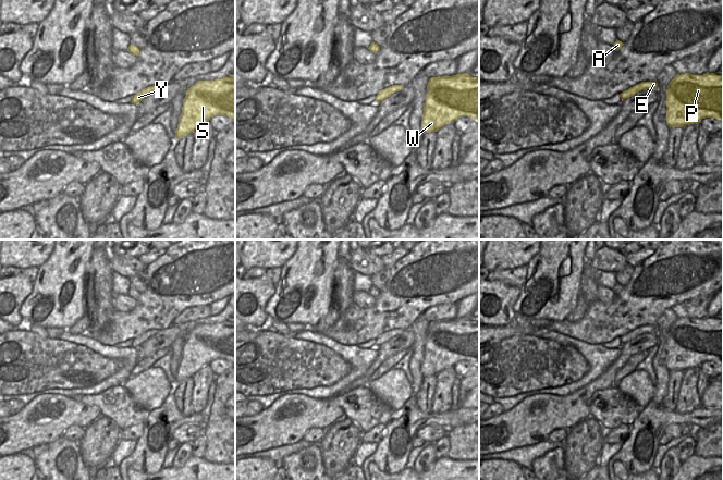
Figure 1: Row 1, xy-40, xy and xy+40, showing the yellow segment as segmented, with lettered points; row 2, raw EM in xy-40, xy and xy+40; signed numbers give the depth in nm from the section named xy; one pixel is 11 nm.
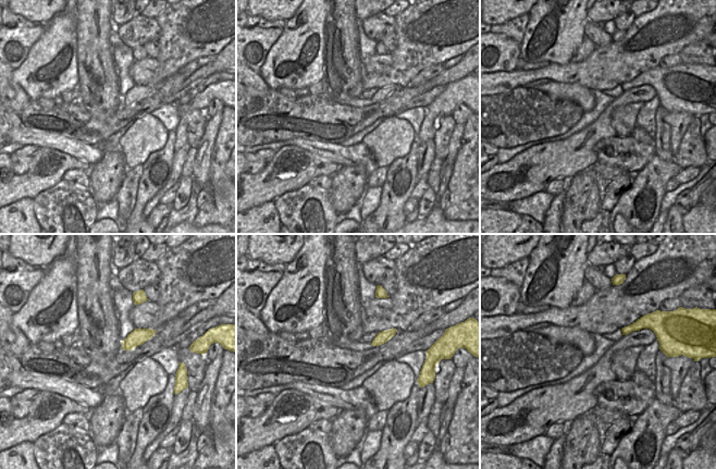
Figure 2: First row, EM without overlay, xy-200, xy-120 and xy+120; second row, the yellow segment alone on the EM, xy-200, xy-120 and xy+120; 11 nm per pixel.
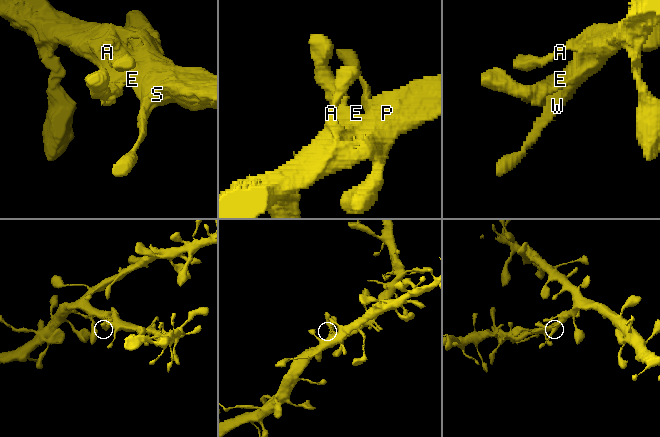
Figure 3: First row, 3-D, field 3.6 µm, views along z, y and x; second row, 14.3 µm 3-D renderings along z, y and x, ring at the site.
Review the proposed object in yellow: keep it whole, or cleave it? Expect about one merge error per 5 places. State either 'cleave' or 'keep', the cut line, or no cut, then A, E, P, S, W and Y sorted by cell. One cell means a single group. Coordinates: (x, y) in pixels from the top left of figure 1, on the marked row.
keep | no cut | A E P S W Y

